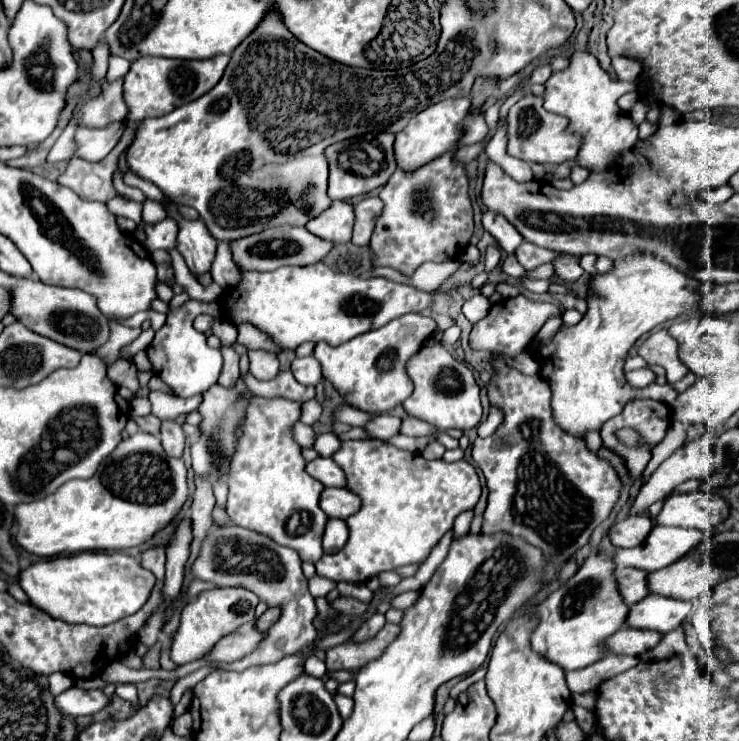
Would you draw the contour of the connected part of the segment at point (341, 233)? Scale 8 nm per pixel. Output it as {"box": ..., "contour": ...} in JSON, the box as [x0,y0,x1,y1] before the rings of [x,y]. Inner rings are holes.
{"box":[305,200,355,244],"contour":[[[335,200],[323,214],[313,218],[305,228],[315,236],[343,244],[351,240],[353,220],[355,220],[353,204],[345,200]]]}

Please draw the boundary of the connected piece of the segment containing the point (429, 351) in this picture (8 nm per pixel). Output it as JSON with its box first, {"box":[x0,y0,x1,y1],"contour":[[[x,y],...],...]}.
{"box":[403,344,483,430],"contour":[[[441,344],[423,346],[411,358],[411,362],[407,362],[407,374],[413,382],[413,392],[403,402],[407,416],[435,424],[441,430],[469,430],[481,422],[483,410],[479,402],[479,386],[473,378],[473,372],[463,362],[455,360]]]}

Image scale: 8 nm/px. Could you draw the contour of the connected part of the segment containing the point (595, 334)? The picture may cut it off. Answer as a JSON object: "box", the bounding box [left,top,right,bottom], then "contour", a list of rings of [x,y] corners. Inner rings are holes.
{"box":[535,254,701,438],"contour":[[[635,254],[615,262],[609,274],[599,274],[591,280],[591,288],[599,294],[599,300],[589,298],[589,310],[581,322],[575,326],[563,324],[555,332],[551,344],[539,346],[535,354],[541,376],[549,382],[553,392],[551,408],[559,428],[575,438],[585,438],[587,432],[601,430],[601,426],[617,416],[629,400],[675,400],[677,392],[669,384],[652,383],[641,390],[629,386],[623,364],[629,348],[641,334],[675,320],[679,314],[701,310],[701,294],[697,294],[699,284],[699,280],[683,276],[673,266],[647,254]]]}

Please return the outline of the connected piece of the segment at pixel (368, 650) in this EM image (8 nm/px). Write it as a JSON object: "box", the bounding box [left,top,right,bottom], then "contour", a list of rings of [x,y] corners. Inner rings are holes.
{"box":[325,624,401,672],"contour":[[[385,624],[373,638],[365,642],[353,642],[351,638],[339,646],[333,646],[327,650],[325,664],[329,672],[335,670],[351,670],[357,672],[371,660],[377,660],[385,648],[399,636],[401,628],[399,624]]]}

